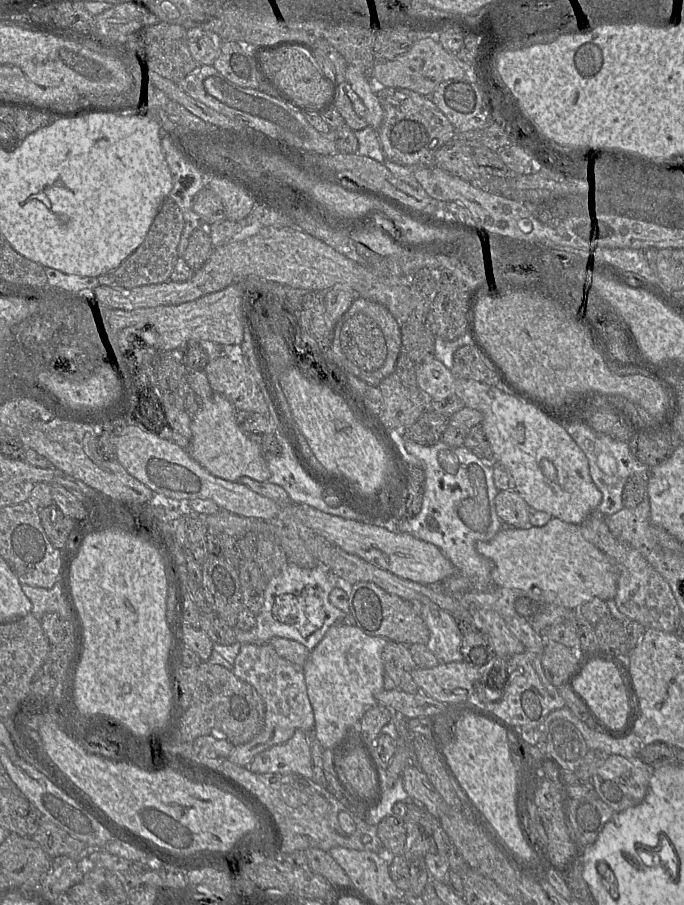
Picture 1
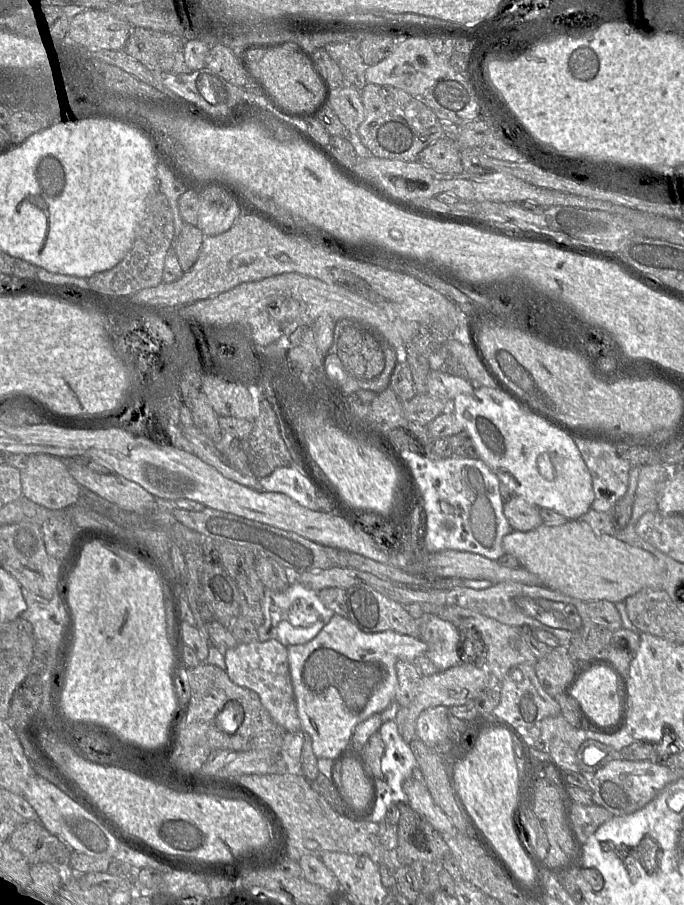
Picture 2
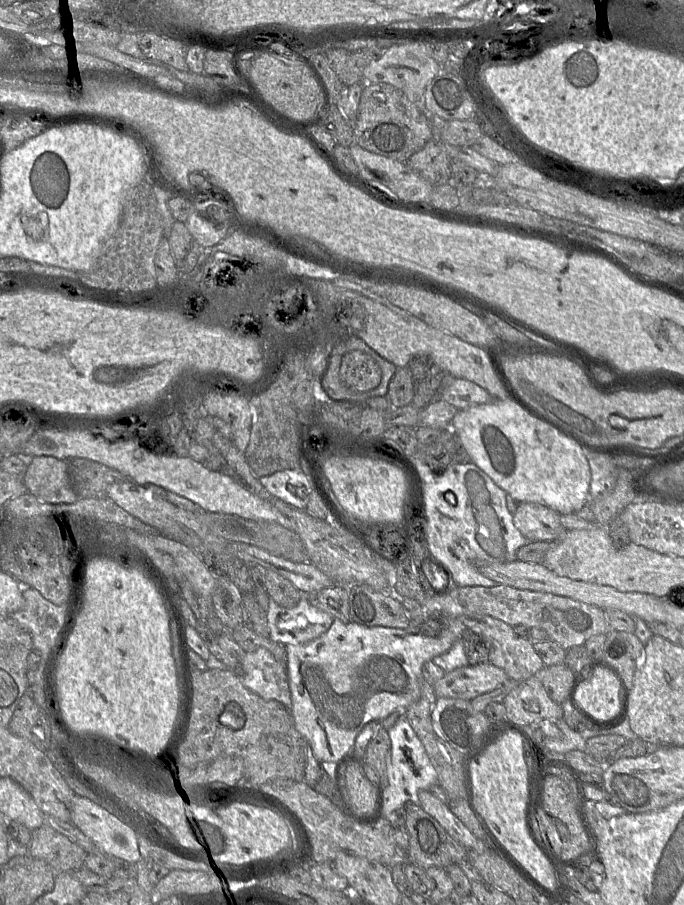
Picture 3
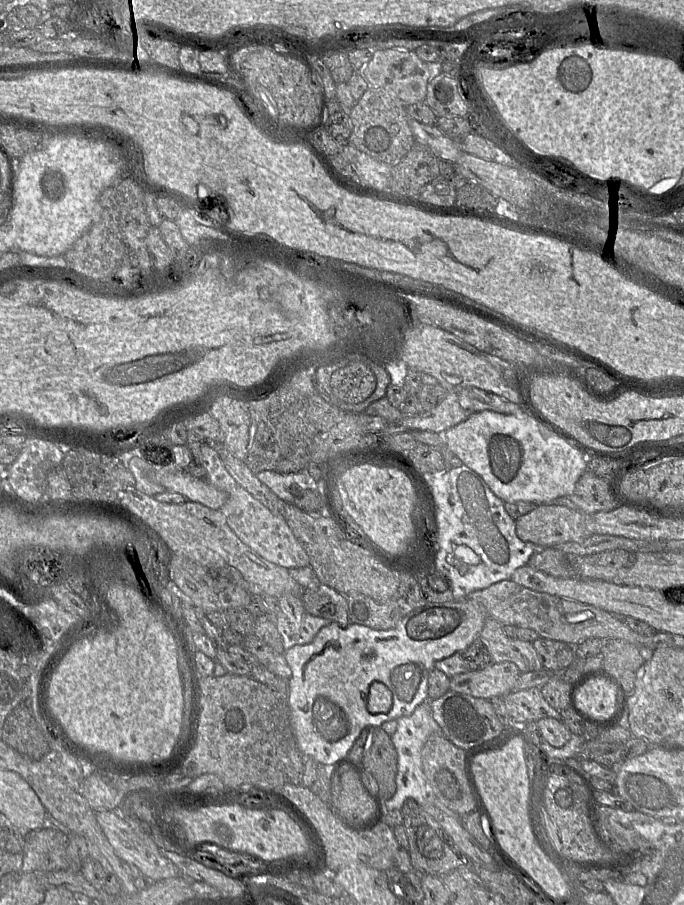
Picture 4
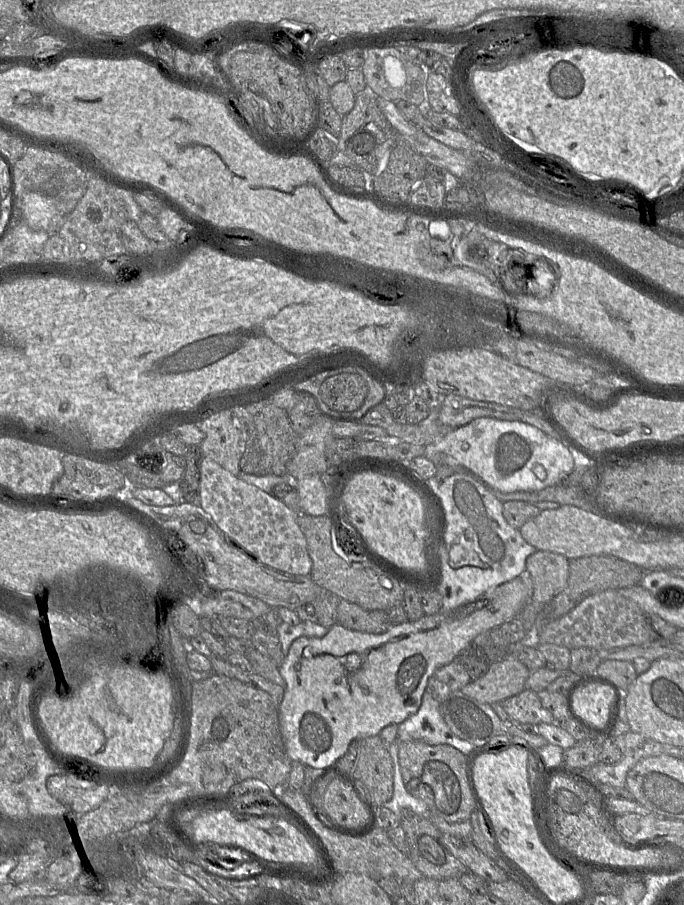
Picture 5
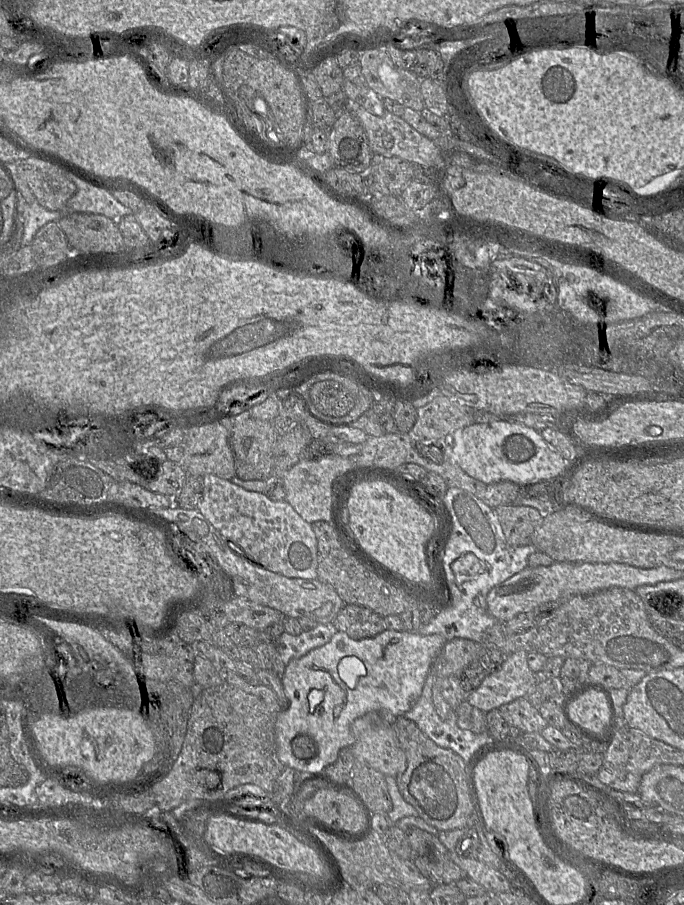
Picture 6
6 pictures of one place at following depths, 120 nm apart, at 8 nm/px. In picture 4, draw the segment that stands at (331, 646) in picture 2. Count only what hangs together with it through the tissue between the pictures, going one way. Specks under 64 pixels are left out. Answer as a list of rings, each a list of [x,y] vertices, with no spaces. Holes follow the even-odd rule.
[[[477,601],[427,603],[413,609],[391,629],[376,630],[355,623],[342,628],[331,621],[310,643],[286,650],[284,656],[291,670],[288,682],[290,724],[300,751],[319,764],[332,765],[348,755],[363,729],[380,727],[386,721],[411,715],[418,705],[430,701],[428,676],[435,662],[468,648],[479,637],[486,619],[485,608]]]

